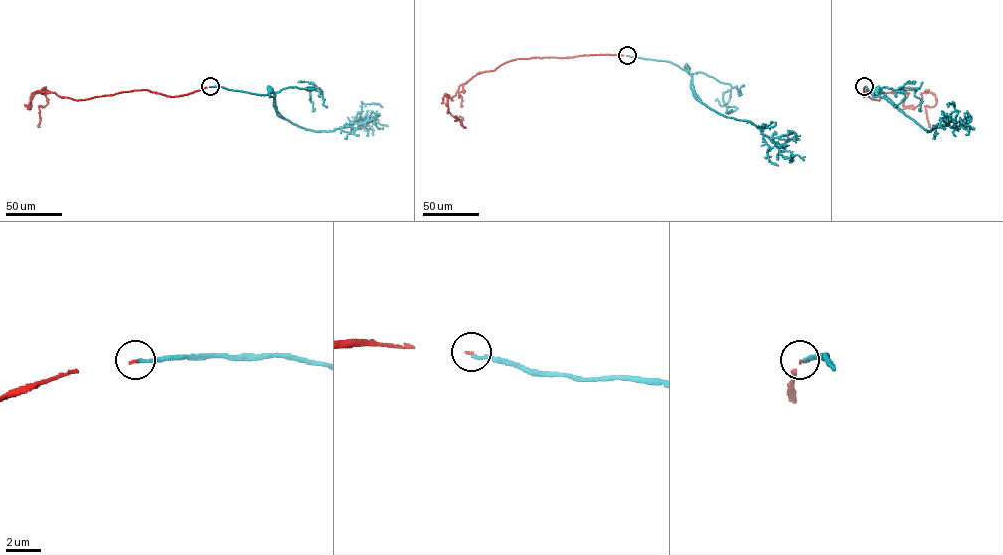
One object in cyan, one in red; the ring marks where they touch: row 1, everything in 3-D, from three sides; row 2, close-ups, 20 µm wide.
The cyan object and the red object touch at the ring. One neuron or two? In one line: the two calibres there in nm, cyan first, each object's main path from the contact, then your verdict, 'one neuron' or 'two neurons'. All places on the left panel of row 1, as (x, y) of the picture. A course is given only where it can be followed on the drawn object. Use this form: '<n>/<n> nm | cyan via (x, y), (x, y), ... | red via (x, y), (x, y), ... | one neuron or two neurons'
200/110 nm | cyan via (210, 87), (263, 95), (272, 92), (273, 106), (283, 118), (274, 97), (269, 97), (270, 90) | red via (210, 86), (178, 96), (146, 89), (77, 100), (37, 91), (27, 107), (33, 93), (44, 93), (39, 127) | one neuron

